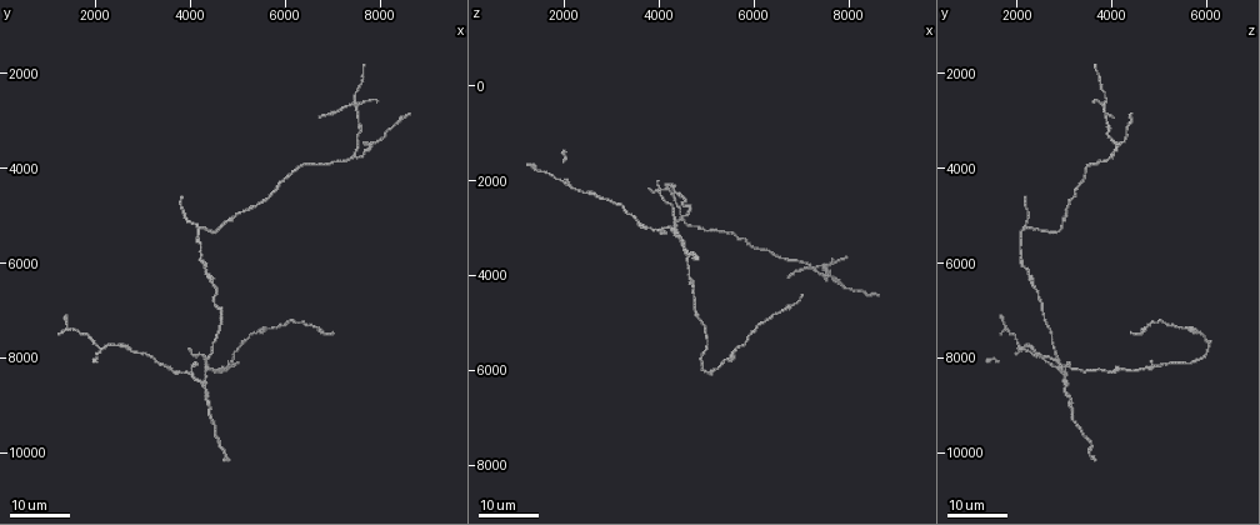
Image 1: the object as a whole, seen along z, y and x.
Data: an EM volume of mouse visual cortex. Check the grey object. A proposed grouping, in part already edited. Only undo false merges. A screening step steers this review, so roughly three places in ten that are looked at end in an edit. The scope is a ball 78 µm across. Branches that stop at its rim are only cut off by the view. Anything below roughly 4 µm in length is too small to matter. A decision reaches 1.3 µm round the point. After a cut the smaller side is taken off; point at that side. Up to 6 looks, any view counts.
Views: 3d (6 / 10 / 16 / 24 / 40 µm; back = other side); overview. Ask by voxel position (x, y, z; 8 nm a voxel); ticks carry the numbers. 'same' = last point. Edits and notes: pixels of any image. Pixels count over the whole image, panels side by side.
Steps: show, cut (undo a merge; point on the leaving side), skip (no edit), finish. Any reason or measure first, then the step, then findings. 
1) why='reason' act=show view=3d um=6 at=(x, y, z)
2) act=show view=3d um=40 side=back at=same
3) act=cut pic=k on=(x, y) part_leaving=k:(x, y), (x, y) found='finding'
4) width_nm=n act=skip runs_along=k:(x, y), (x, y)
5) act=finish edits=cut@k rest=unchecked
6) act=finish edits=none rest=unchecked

why='four arms meet' act=show view=3d um=16 at=(7500, 2600, 3800)

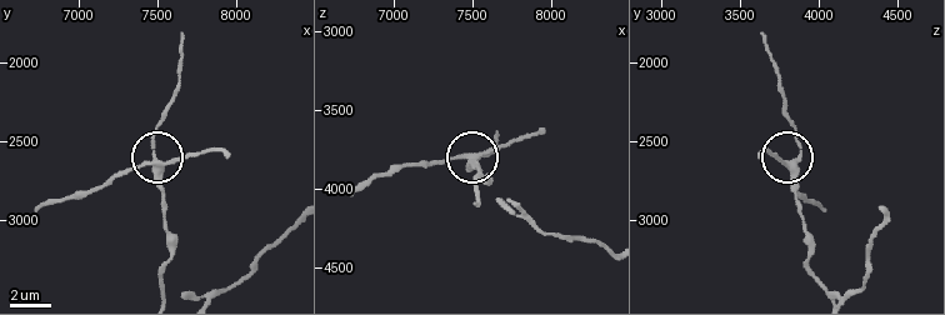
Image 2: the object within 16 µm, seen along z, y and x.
act=show view=3d um=10 at=(7480, 2640, 3840)

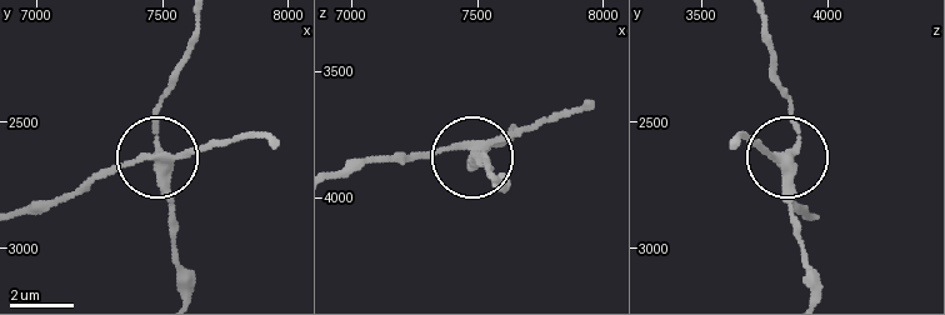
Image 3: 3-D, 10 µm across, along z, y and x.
act=show view=3d um=10 side=back at=(7470, 2640, 3830)

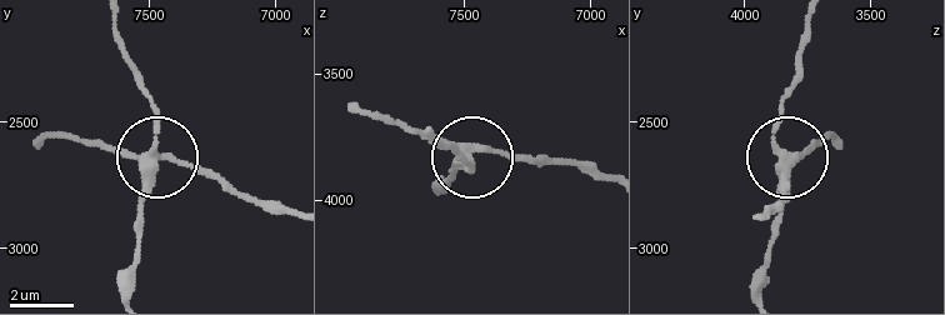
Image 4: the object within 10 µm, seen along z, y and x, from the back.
arms=4 act=cut pic=4 on=(106, 145) found='a second neuron is stuck on'

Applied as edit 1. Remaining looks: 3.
why='three arms meet' act=show view=3d um=16 at=(7500, 3750, 3950)

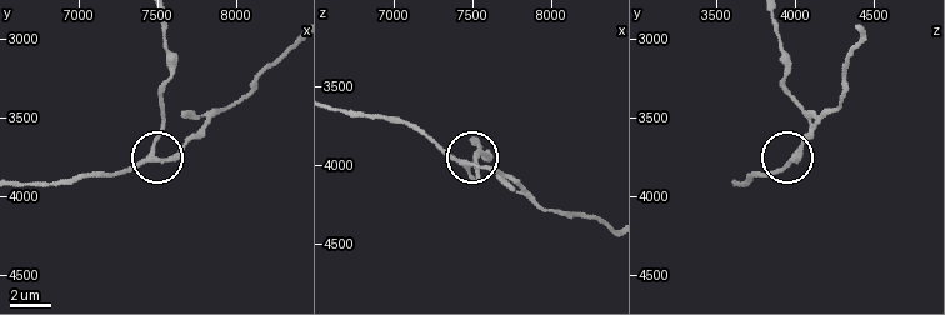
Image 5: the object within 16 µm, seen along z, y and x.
act=show view=3d um=6 at=(7460, 3740, 3980)

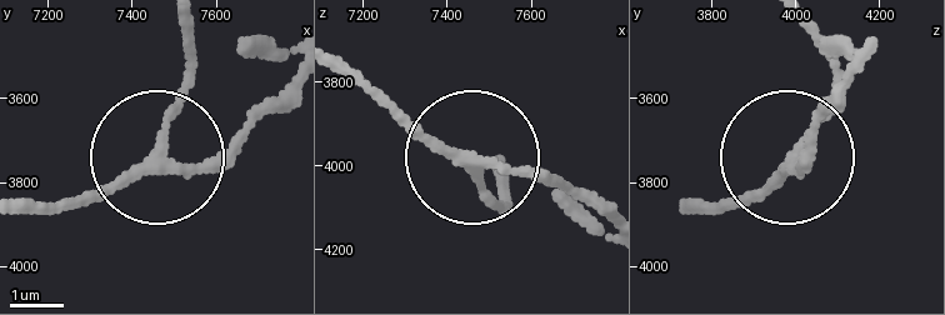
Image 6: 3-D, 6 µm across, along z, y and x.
arms=3 act=skip runs_along=6:(21, 209), (88, 200), (155, 160), (209, 164), (285, 115) found='continuous, no second neuron'

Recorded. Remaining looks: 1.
act=finish edits=cut@4 rest=unchecked

